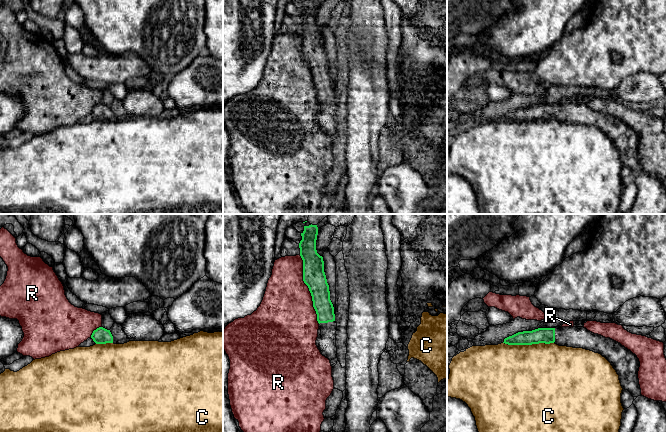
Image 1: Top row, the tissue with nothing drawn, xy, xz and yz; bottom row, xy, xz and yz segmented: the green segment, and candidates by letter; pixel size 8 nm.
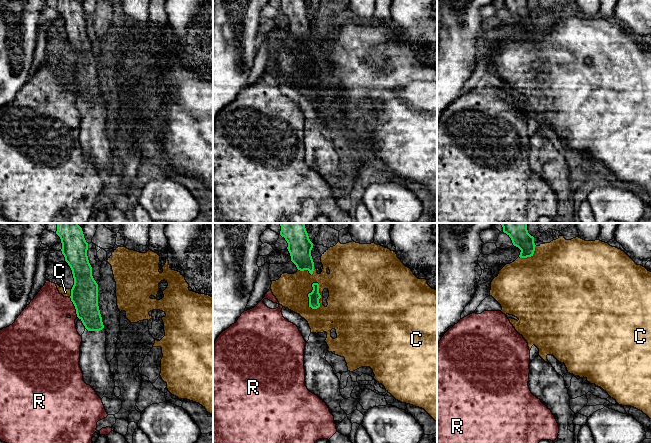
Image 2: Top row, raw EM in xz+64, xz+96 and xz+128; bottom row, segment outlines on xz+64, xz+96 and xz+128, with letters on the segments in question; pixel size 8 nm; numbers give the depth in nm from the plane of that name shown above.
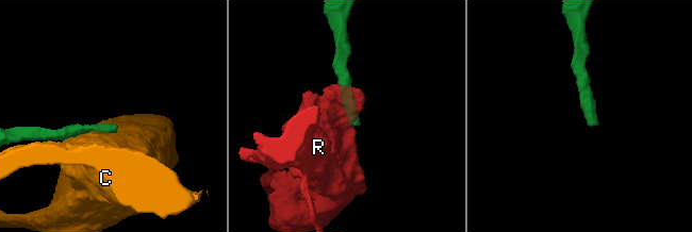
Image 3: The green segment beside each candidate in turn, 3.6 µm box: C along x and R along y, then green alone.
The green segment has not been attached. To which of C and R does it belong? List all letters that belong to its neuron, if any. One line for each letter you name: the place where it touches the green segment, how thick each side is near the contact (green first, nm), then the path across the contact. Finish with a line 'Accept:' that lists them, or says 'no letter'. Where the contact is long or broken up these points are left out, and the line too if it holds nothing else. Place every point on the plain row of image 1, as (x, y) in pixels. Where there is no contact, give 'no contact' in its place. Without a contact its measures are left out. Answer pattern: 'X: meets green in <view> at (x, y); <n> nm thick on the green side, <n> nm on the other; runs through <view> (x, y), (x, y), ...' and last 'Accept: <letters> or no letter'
Accept: no letter

